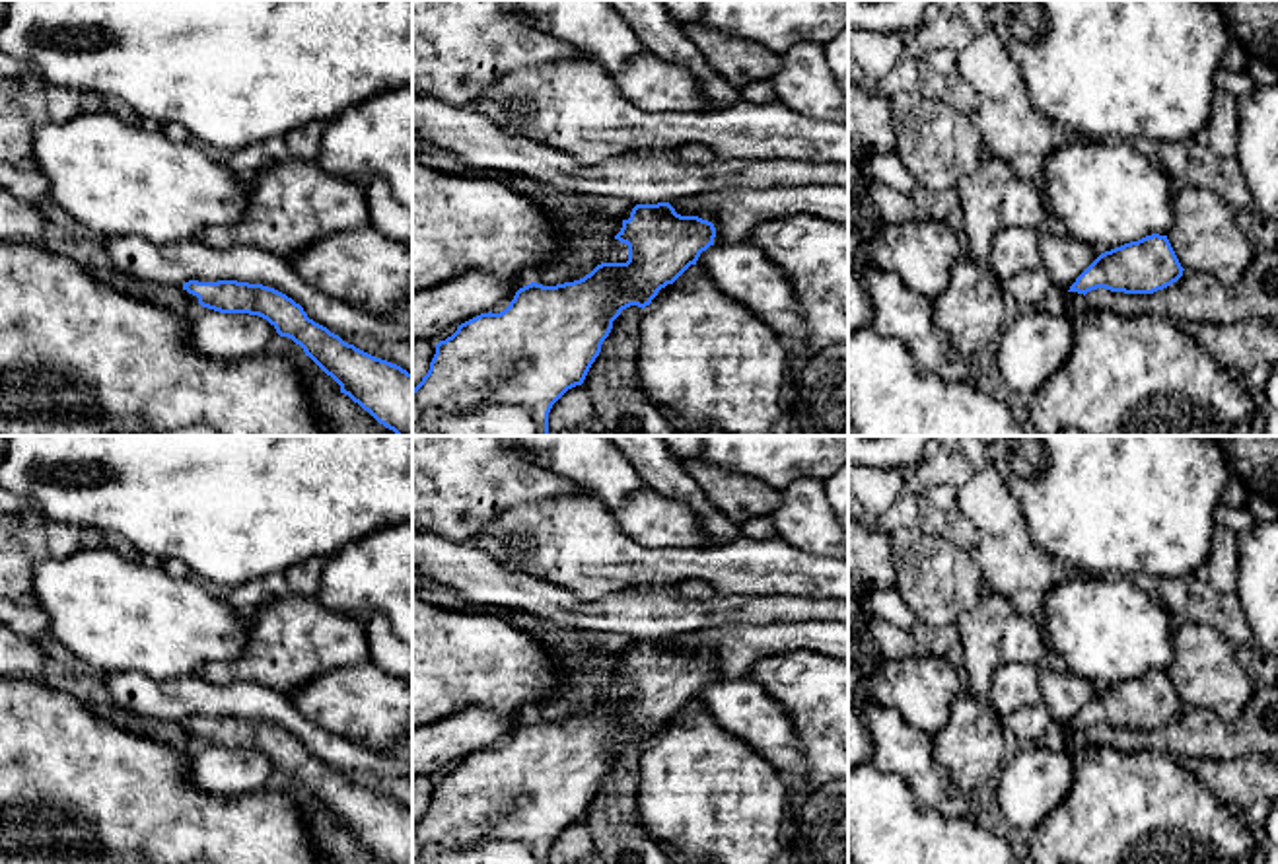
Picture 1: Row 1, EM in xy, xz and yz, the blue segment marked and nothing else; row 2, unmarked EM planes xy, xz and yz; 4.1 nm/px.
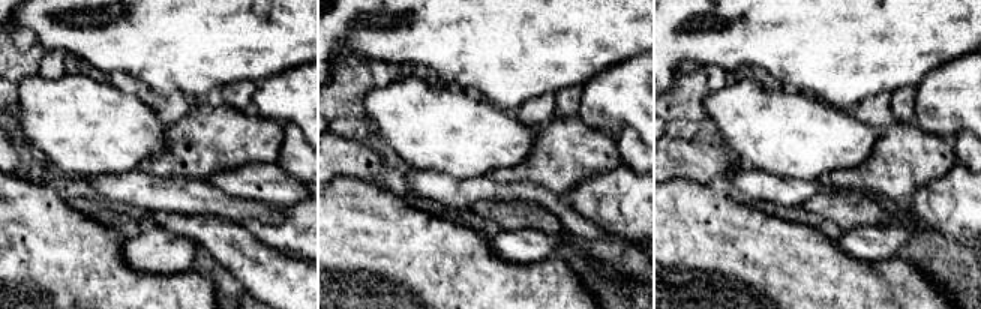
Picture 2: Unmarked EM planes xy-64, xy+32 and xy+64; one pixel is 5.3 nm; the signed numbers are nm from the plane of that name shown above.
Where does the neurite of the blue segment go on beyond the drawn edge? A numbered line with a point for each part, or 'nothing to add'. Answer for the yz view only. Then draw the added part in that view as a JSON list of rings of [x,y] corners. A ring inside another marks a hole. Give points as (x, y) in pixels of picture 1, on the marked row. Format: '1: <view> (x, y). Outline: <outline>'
nothing to add

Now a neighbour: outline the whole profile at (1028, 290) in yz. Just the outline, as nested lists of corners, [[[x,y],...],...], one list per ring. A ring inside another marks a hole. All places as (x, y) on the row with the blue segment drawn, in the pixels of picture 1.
[[[1041,265],[1004,282],[1004,292],[1013,300],[1019,311],[1033,311],[1045,306],[1050,284],[1052,282]]]

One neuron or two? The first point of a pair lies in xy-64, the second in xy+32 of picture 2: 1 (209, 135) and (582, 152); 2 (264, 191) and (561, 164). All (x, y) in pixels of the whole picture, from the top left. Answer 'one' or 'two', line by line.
1: one
2: two

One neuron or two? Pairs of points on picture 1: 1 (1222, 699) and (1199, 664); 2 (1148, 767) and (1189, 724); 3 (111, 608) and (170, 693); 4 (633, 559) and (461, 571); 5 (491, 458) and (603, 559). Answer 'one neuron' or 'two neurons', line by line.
1: one neuron
2: two neurons
3: two neurons
4: two neurons
5: two neurons

